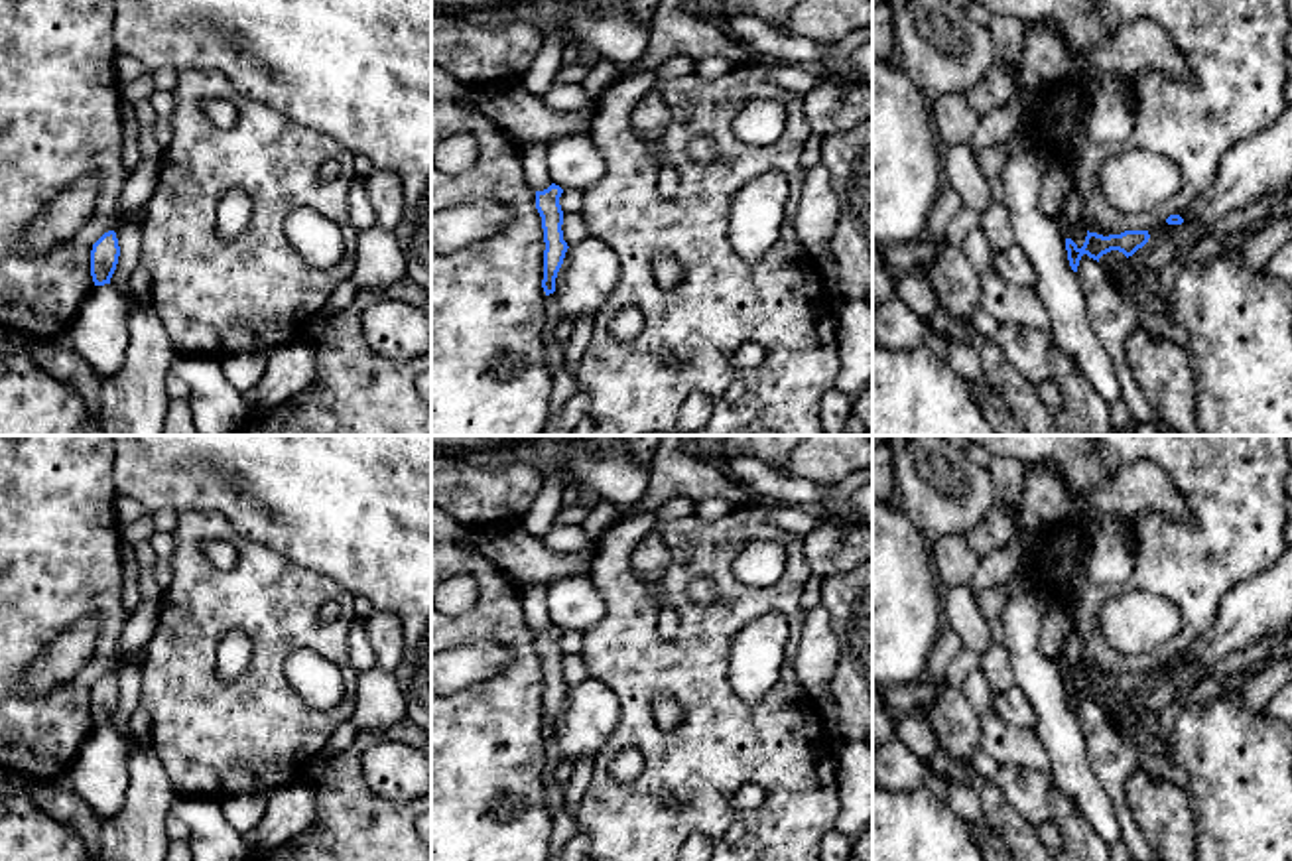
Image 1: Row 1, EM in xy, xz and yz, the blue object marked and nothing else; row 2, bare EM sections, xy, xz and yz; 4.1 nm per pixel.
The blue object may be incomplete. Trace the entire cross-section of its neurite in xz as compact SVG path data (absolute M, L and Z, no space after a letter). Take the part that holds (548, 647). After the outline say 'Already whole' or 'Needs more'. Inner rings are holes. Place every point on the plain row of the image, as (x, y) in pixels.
M551 625L544 632L536 632L536 650L542 658L542 670L544 670L544 721L542 729L546 737L555 733L555 719L563 705L567 684L563 682L563 652L559 646L563 630L555 625Z. Already whole

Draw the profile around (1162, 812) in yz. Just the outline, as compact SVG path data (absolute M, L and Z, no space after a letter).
M1134 770L1125 782L1129 810L1160 861L1197 861L1195 820L1188 792Z

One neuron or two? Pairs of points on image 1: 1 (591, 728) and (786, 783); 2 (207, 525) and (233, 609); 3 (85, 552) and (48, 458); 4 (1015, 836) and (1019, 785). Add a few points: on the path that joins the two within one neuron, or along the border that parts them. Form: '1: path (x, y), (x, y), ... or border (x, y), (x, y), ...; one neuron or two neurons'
1: border (607, 686), (617, 698), (619, 720), (595, 757); two neurons
2: path (193, 546), (193, 570), (211, 588); one neuron
3: path (62, 529), (48, 515), (48, 481); one neuron
4: border (993, 781), (1005, 800), (1036, 828); two neurons

